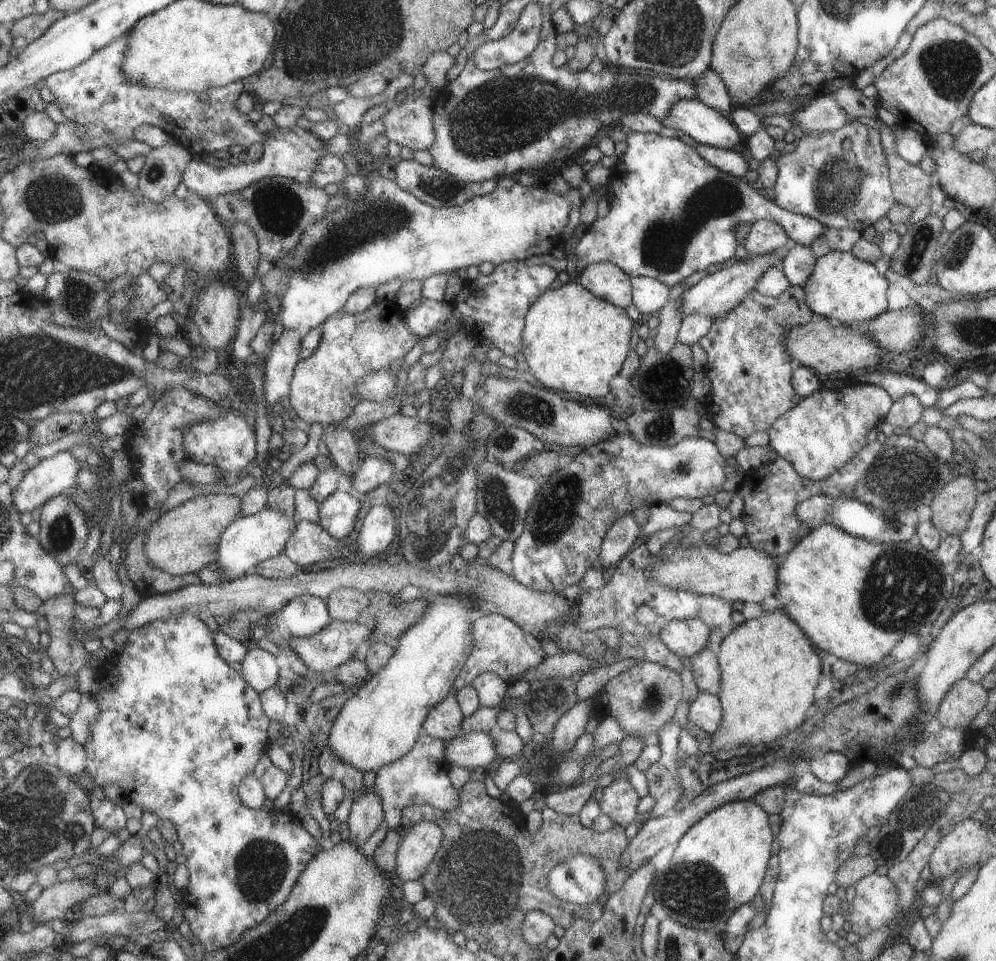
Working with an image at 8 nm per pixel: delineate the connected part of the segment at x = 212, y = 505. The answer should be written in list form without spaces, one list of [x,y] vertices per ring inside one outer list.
[[[208,494],[195,497],[178,505],[151,524],[148,530],[146,552],[150,562],[178,575],[199,574],[217,562],[219,546],[226,530],[240,519],[243,513],[243,498],[226,494]]]

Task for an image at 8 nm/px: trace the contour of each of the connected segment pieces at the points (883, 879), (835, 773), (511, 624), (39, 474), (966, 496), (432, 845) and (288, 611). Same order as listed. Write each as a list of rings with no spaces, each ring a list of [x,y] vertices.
[[[867,874],[855,884],[855,892],[846,919],[852,931],[861,938],[887,927],[888,923],[893,923],[900,915],[908,916],[907,919],[912,915],[902,913],[897,906],[897,887],[889,876]]]
[[[828,751],[809,760],[809,771],[830,784],[840,783],[851,767],[849,758],[836,751]]]
[[[492,613],[485,614],[473,622],[473,650],[466,666],[458,676],[454,690],[457,692],[485,672],[491,672],[502,677],[508,684],[520,680],[521,676],[531,668],[537,667],[546,656],[542,651],[540,640],[532,633],[526,633],[513,620]]]
[[[71,450],[44,459],[16,489],[16,506],[22,514],[34,512],[55,496],[70,492],[80,474],[80,464]]]
[[[960,475],[947,482],[931,503],[931,521],[944,535],[959,535],[968,524],[978,498],[975,480]]]
[[[424,820],[403,832],[395,875],[405,884],[420,880],[429,871],[445,842],[445,830],[436,821]]]
[[[314,595],[295,598],[276,615],[280,632],[288,639],[314,636],[334,620],[327,599]]]

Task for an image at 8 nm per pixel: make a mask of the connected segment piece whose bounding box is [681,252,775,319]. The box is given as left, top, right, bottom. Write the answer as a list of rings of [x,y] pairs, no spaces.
[[[766,253],[760,256],[750,256],[746,260],[731,261],[726,267],[710,275],[706,275],[695,285],[688,288],[685,295],[682,295],[681,313],[683,318],[692,313],[702,313],[711,319],[724,316],[731,311],[752,289],[763,272],[772,268],[775,253]]]

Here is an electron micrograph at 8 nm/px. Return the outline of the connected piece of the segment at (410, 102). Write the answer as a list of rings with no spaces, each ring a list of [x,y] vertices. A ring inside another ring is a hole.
[[[402,73],[396,80],[392,80],[388,90],[384,92],[386,97],[386,110],[388,111],[382,119],[387,126],[386,134],[392,142],[400,146],[406,146],[415,150],[430,150],[437,143],[437,132],[435,129],[435,101],[433,99],[420,96],[419,93],[410,92],[407,99],[398,104],[398,94],[402,87],[410,88],[416,80],[416,75]]]

